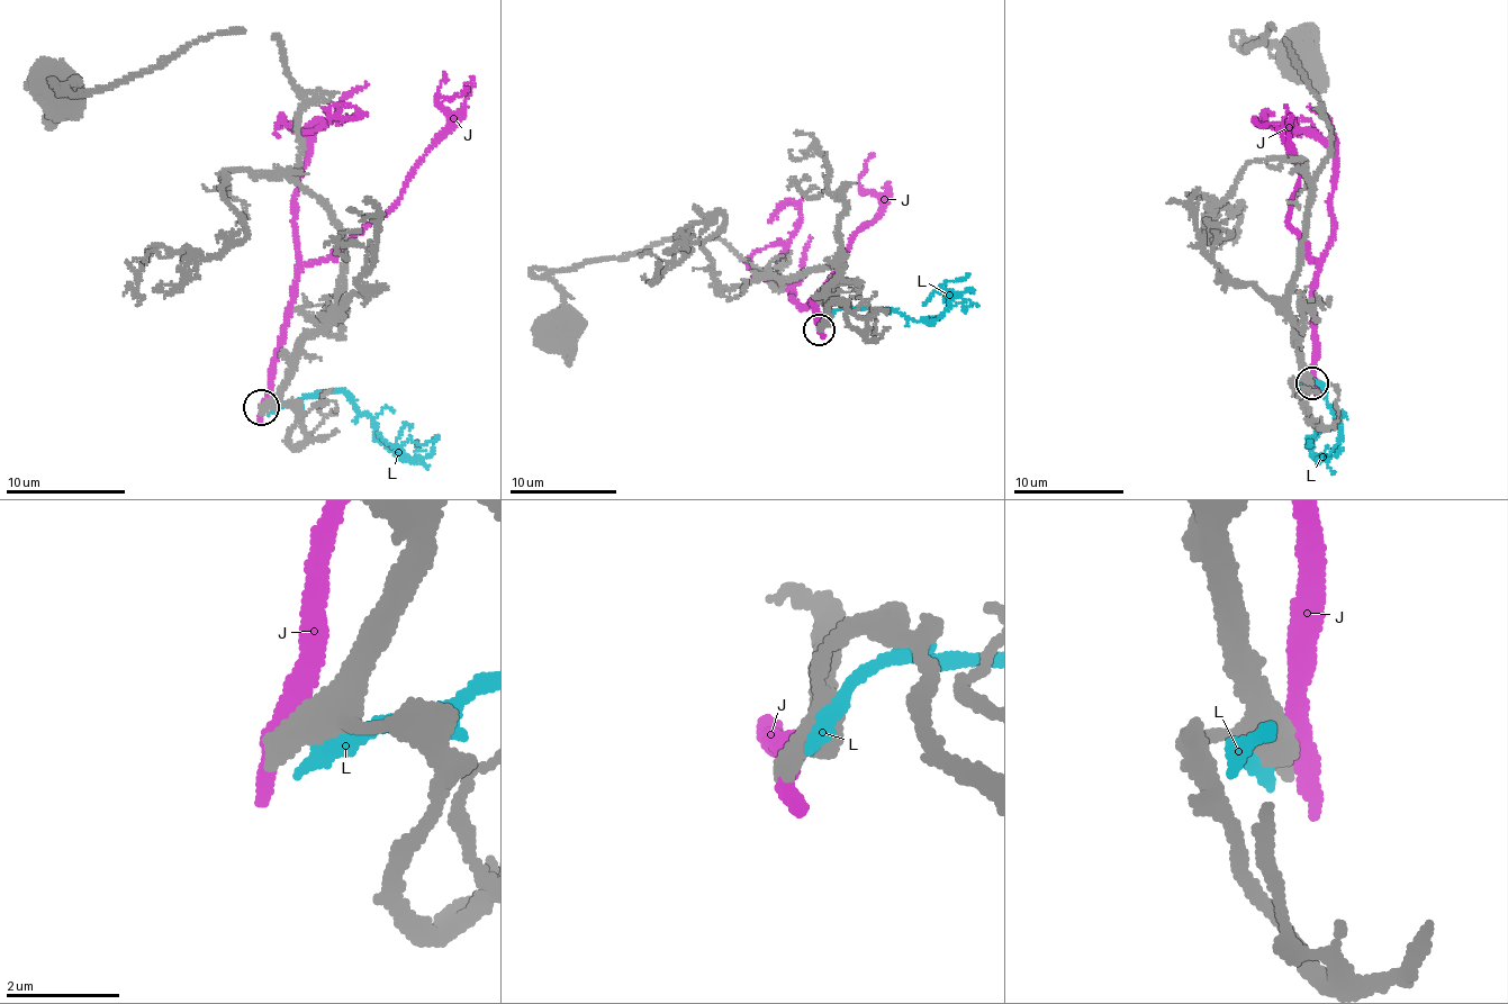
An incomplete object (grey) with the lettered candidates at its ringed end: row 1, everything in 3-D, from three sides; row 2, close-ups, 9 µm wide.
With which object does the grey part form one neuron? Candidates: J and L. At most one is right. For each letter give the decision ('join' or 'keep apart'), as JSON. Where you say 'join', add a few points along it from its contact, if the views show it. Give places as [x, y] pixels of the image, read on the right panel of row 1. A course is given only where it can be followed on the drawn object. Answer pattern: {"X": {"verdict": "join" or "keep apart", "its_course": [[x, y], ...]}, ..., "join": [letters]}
{"J": {"verdict": "keep apart"}, "L": {"verdict": "keep apart"}, "join": []}

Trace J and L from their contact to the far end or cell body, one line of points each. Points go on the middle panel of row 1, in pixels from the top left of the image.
J: (822, 329), (815, 323), (810, 304), (834, 271), (854, 232), (876, 217), (882, 204), (858, 180), (873, 153)
L: (828, 318), (836, 309), (883, 307), (917, 322), (930, 322), (948, 300), (942, 285), (960, 280), (968, 273)

